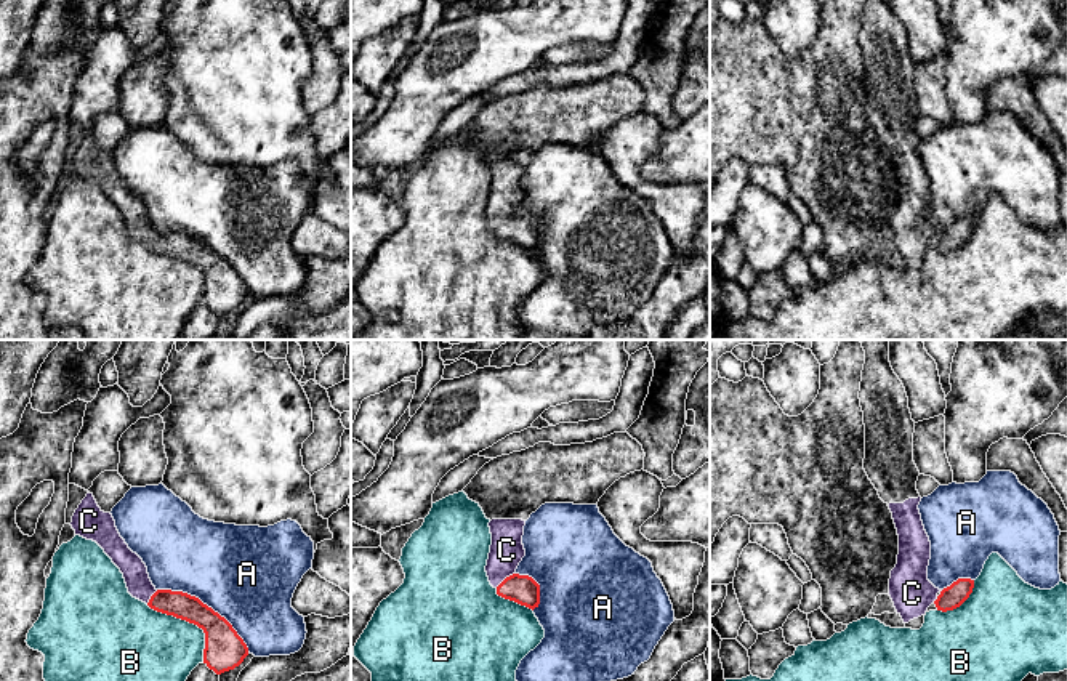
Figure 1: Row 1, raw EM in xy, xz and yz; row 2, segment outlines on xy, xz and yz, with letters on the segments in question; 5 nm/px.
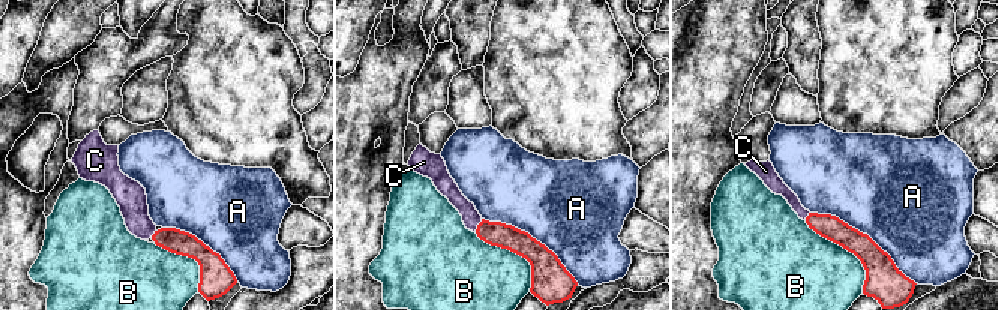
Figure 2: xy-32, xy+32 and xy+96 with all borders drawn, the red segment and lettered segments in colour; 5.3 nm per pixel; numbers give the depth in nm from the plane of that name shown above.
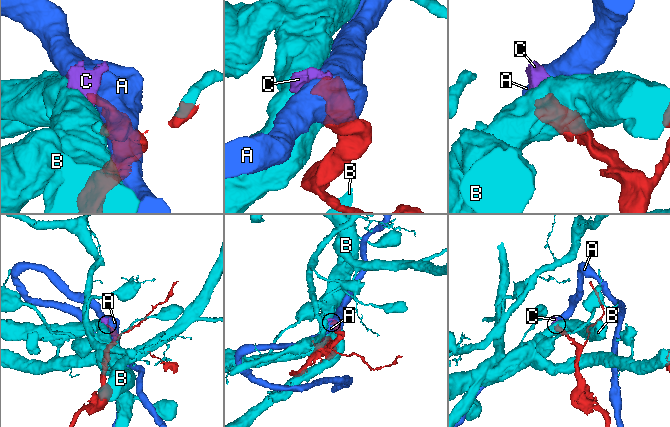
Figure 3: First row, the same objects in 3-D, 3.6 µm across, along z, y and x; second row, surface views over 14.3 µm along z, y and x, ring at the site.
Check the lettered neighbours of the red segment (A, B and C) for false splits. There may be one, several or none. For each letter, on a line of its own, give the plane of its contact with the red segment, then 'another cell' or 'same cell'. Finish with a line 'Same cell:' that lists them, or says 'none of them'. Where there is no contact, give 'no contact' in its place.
A: meets red in xy; another cell
B: meets red in xy; another cell
C: meets red in xz; same cell
Same cell: C

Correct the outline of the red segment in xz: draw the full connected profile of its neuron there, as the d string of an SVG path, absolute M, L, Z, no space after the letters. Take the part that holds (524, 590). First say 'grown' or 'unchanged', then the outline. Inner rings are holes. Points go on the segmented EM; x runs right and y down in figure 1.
grown; M492 519L489 522L492 545L485 572L498 596L534 610L540 604L540 585L532 577L516 572L525 556L524 526L522 519Z

